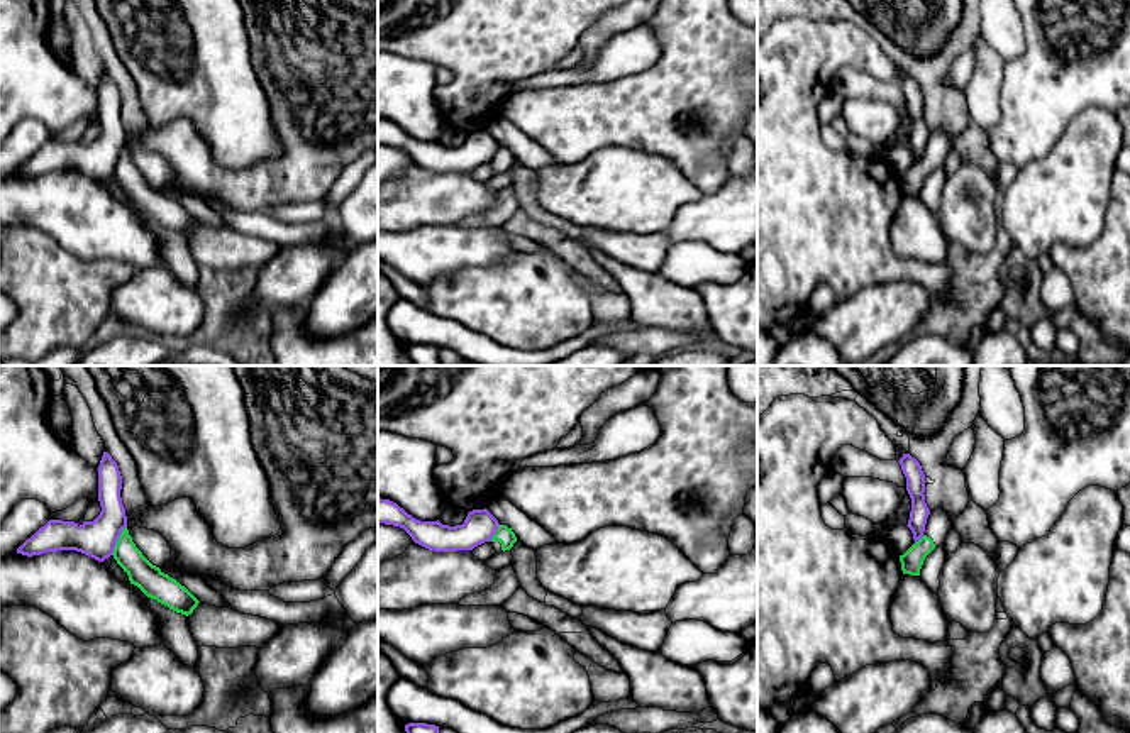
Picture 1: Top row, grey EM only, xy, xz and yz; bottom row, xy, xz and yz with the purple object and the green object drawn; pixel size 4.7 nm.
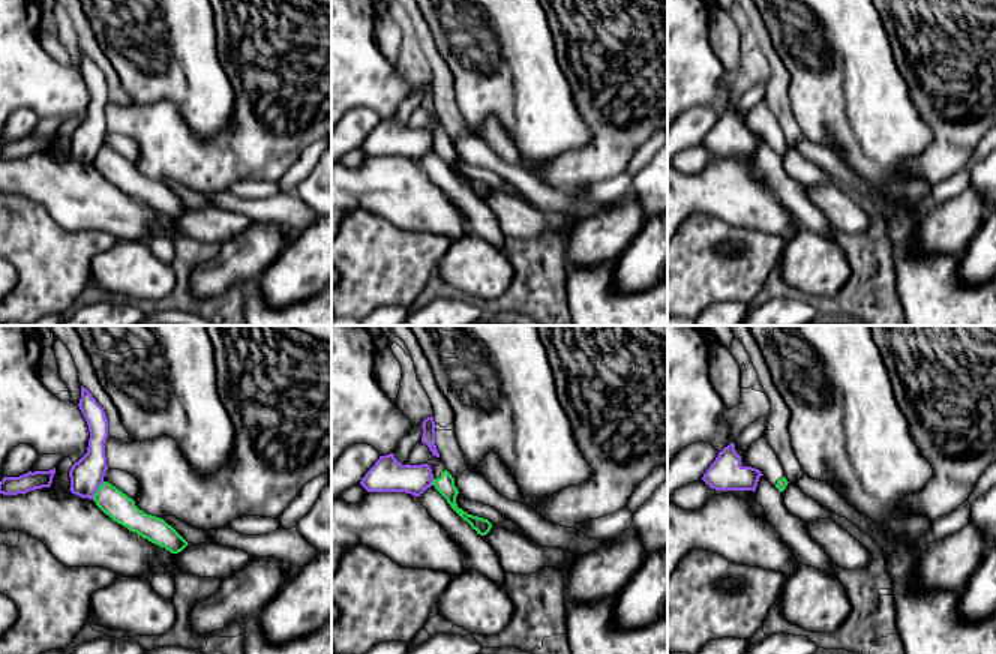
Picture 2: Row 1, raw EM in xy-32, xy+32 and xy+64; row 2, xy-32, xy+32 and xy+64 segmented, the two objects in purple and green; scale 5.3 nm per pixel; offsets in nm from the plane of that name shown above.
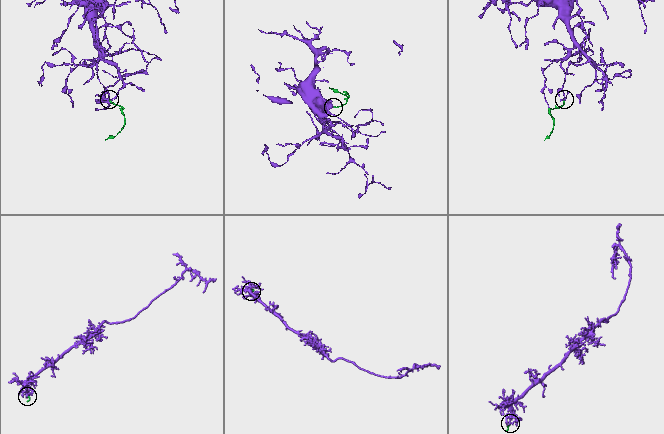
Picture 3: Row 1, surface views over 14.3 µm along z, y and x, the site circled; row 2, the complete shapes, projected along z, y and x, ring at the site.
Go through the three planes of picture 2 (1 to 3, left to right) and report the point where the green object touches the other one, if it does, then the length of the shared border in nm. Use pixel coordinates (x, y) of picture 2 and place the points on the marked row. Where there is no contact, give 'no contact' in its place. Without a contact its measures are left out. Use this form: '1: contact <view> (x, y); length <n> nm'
1: contact xy-32 (96, 489); length 120 nm
2: contact xy+32 (432, 480); length 40 nm
3: no contact

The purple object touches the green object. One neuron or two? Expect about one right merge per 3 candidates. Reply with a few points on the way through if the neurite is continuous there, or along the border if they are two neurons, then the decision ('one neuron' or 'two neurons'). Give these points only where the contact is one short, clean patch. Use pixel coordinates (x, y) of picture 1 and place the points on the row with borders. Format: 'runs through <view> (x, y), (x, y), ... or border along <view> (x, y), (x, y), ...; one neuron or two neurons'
border along xy (126, 527), (110, 554); two neurons

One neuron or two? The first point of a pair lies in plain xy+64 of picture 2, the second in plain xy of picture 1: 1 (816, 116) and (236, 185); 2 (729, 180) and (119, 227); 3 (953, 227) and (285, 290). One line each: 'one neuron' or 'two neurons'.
1: two neurons
2: one neuron
3: one neuron

